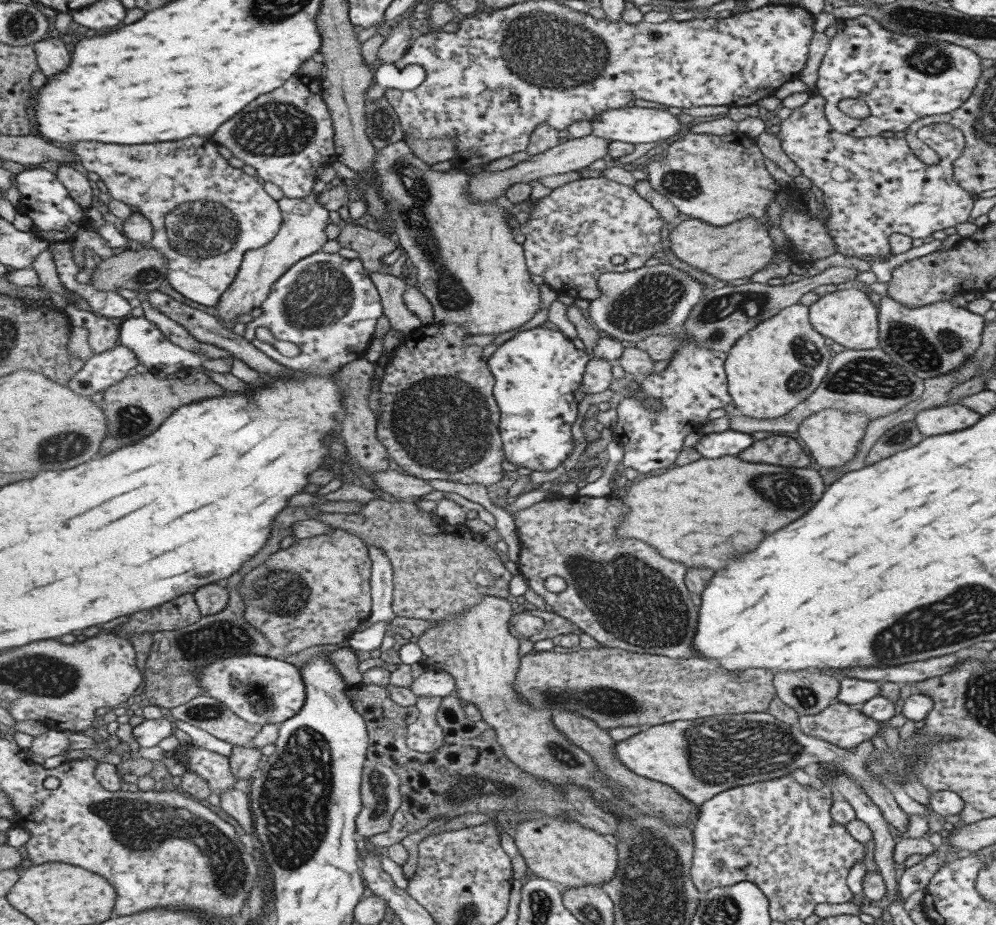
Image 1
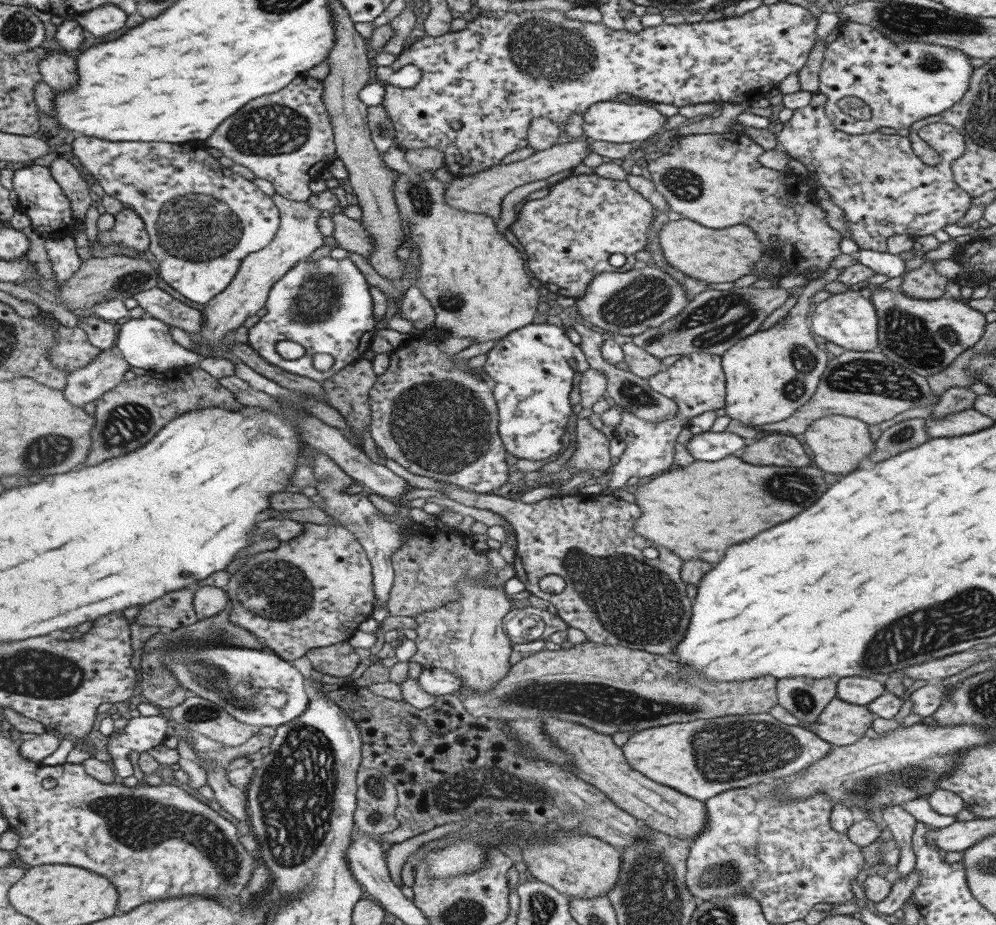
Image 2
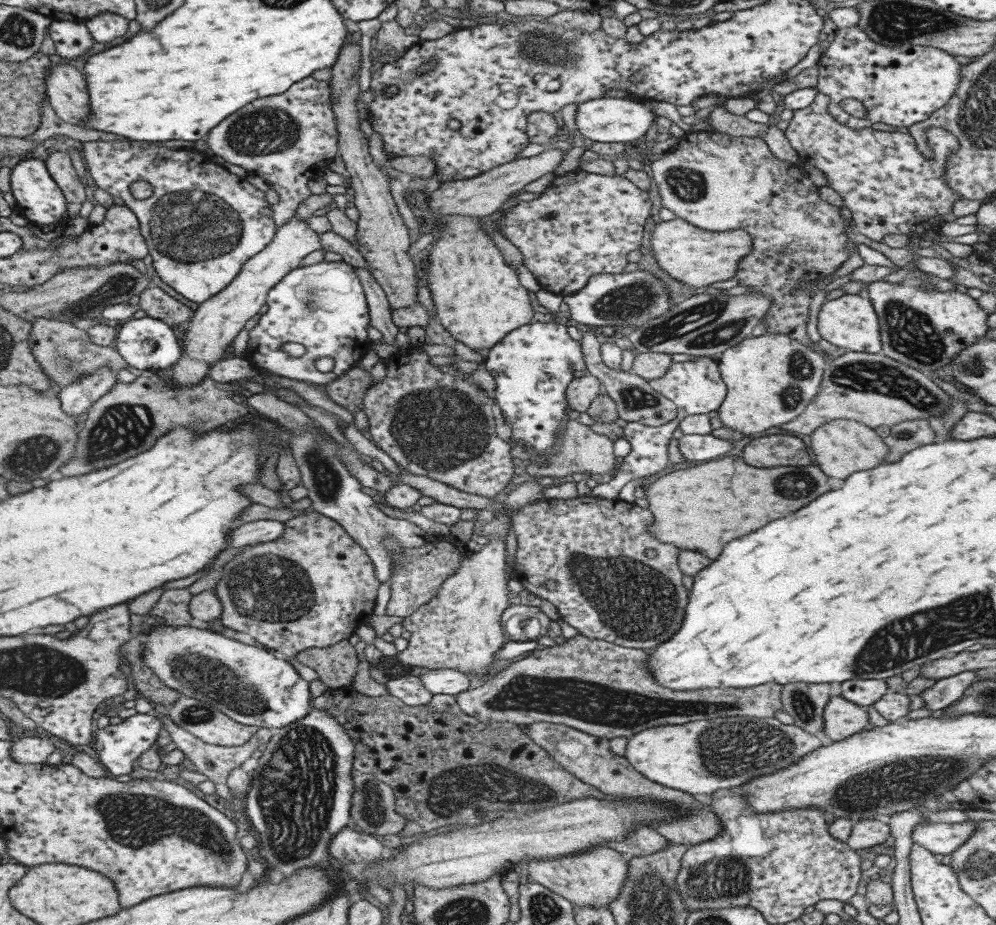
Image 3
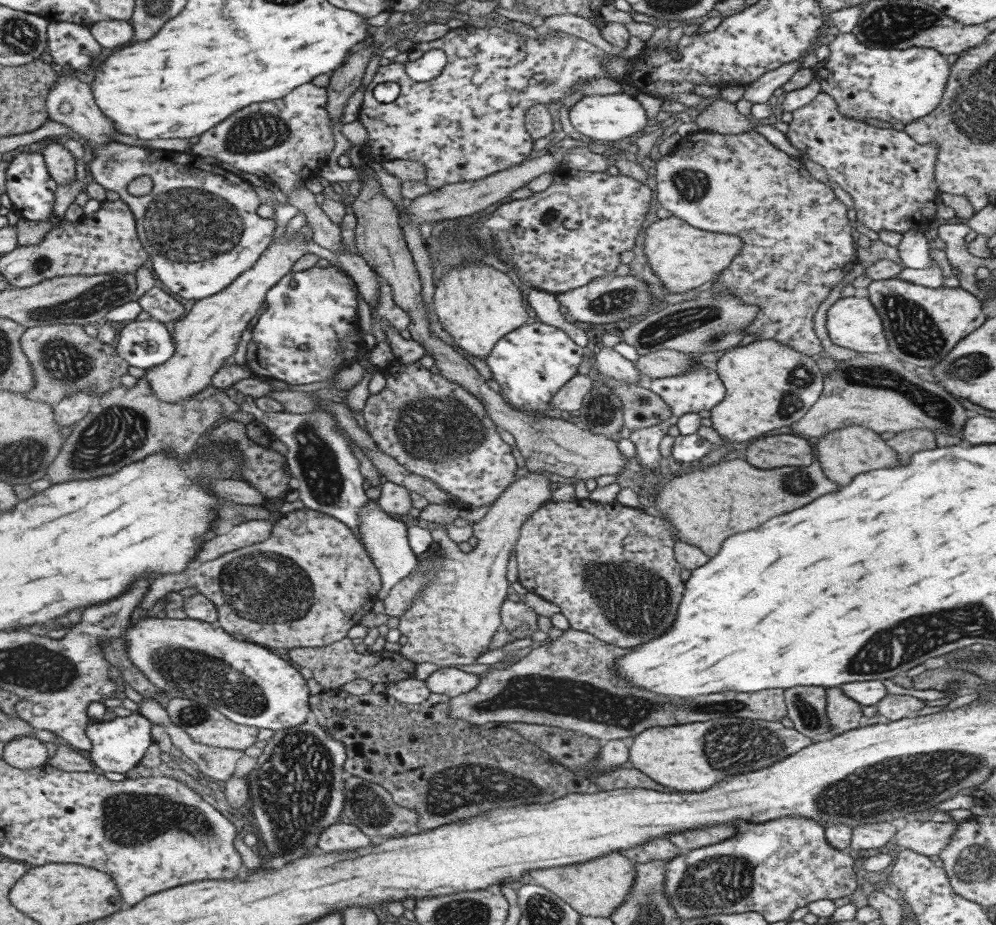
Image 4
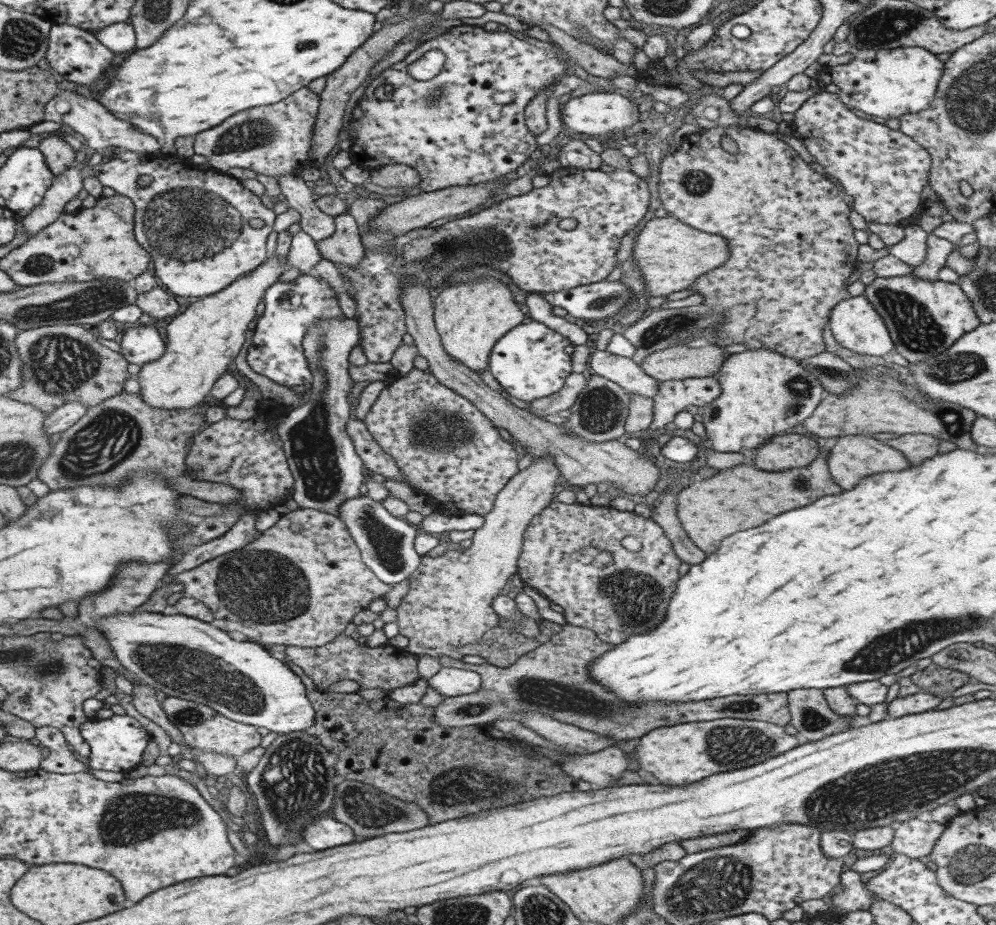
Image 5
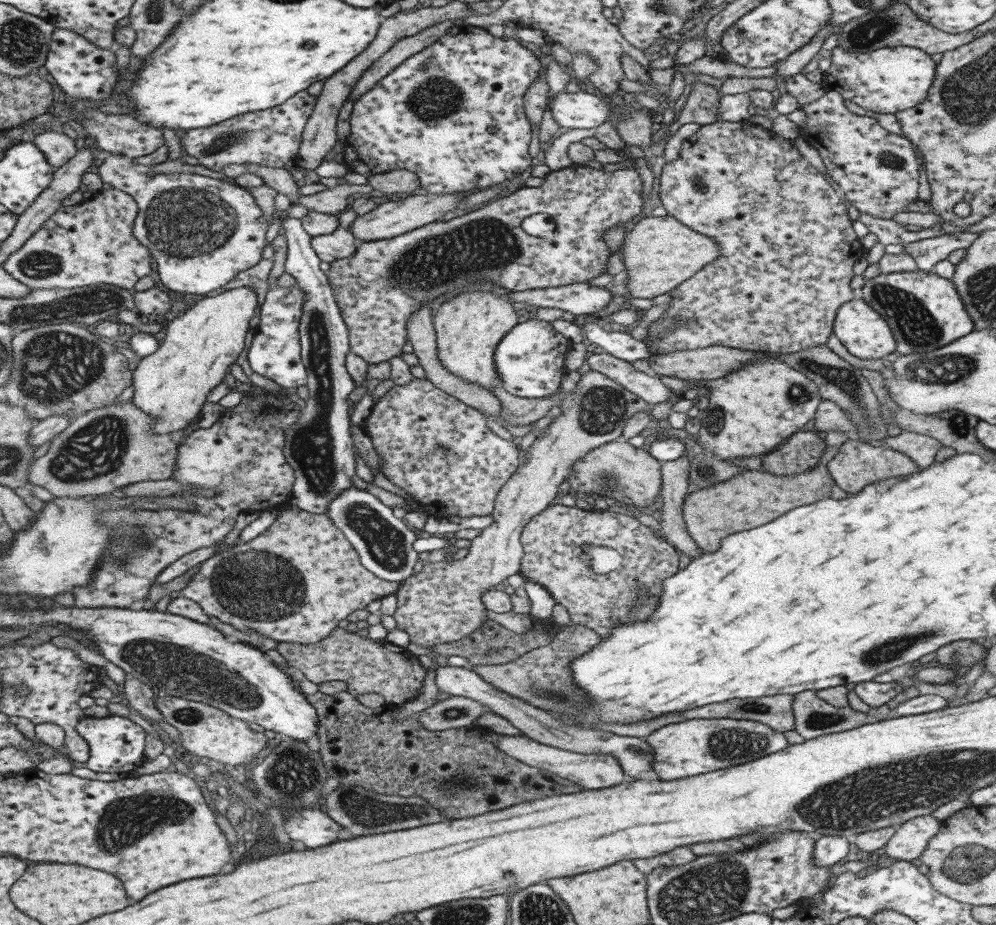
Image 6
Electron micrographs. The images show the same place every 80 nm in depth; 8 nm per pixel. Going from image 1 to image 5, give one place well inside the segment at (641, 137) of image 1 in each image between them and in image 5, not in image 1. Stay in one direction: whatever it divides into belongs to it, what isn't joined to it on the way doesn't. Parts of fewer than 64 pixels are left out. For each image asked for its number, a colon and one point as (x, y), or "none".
2: (619, 122)
3: (607, 119)
4: (608, 118)
5: (598, 114)

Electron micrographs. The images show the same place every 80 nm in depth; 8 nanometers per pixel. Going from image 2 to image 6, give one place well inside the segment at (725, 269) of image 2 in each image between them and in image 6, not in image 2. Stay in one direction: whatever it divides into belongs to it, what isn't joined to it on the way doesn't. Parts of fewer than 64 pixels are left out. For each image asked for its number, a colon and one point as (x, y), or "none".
3: (695, 257)
4: (682, 257)
5: (670, 255)
6: (658, 253)

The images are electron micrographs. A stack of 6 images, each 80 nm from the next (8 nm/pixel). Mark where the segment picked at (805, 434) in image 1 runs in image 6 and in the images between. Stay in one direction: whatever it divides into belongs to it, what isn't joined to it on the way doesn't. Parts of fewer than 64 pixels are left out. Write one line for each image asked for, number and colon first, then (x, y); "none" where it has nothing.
2: (839, 443)
3: (841, 447)
4: (843, 453)
5: (851, 457)
6: (856, 464)

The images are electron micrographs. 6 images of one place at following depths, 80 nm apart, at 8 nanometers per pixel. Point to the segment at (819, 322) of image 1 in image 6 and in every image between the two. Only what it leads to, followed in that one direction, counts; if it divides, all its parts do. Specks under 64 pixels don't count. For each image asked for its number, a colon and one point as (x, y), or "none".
2: (848, 319)
3: (849, 322)
4: (851, 322)
5: (854, 324)
6: (862, 332)

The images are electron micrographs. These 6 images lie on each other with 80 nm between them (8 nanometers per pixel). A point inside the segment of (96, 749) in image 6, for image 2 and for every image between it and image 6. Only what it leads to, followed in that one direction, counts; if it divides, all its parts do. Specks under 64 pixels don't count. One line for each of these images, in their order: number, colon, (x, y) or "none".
2: (142, 733)
3: (118, 746)
4: (118, 745)
5: (118, 743)

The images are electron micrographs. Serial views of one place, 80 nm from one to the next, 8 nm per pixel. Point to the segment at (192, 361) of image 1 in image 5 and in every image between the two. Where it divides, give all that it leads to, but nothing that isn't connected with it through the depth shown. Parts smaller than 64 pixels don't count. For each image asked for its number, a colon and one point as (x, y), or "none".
2: (146, 343)
3: (149, 344)
4: (144, 344)
5: (141, 345)

